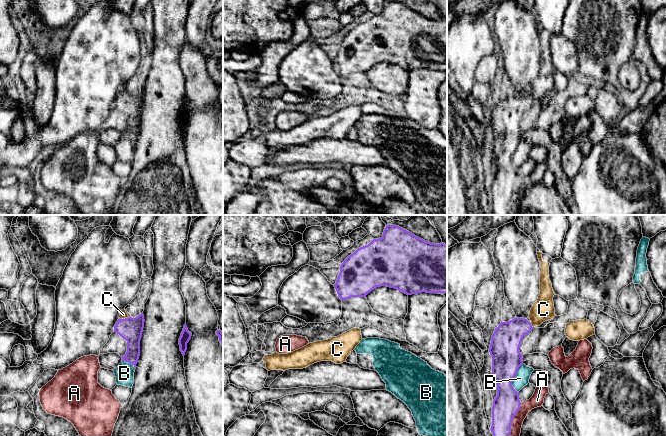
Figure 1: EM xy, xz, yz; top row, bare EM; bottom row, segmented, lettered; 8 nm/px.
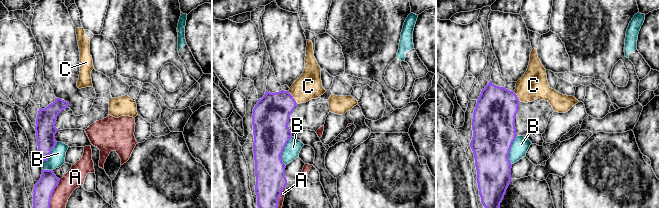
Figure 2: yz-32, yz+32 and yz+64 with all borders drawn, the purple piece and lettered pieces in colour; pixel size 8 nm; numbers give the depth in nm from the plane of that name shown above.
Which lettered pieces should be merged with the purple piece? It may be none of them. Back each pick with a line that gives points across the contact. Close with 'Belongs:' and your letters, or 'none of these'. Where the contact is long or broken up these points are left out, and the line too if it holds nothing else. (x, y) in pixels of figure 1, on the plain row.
C: runs through xy (130, 105), (123, 95), (123, 90)
Belongs: C

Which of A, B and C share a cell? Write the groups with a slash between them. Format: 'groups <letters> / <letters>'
groups A / B / C

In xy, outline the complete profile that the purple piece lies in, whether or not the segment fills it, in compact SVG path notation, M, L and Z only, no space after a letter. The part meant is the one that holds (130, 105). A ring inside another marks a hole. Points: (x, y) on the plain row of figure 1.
M124 84L121 86L119 95L114 102L114 108L127 117L127 128L124 132L121 132L122 137L132 140L135 144L140 132L140 116L144 97L143 89L131 94Z

